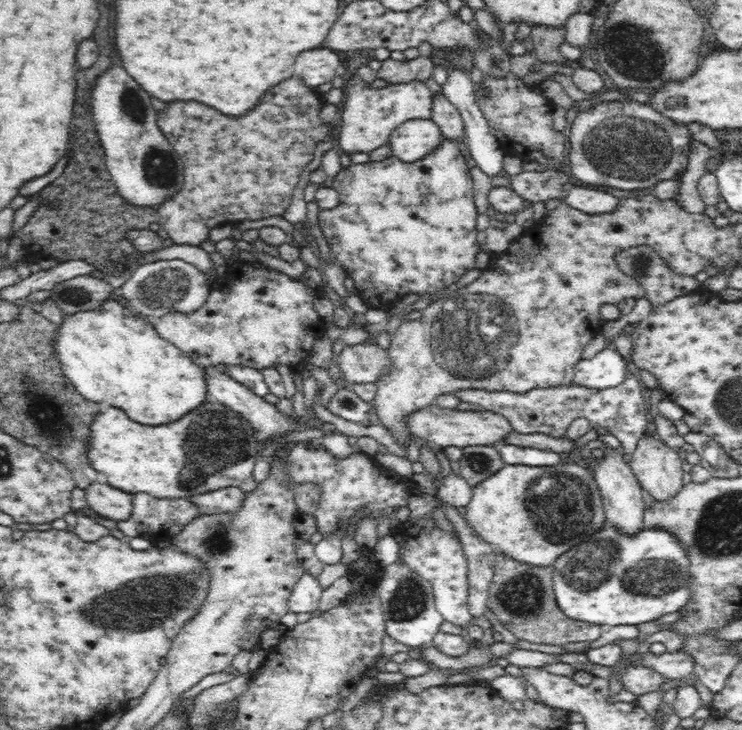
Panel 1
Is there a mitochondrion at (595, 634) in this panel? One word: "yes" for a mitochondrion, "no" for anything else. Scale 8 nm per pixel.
no

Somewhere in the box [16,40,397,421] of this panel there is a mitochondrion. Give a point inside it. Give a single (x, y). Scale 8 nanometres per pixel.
(162, 290)

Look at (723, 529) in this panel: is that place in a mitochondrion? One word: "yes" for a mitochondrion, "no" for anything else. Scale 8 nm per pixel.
yes

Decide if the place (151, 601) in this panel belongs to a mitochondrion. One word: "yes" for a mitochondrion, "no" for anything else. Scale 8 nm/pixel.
yes

